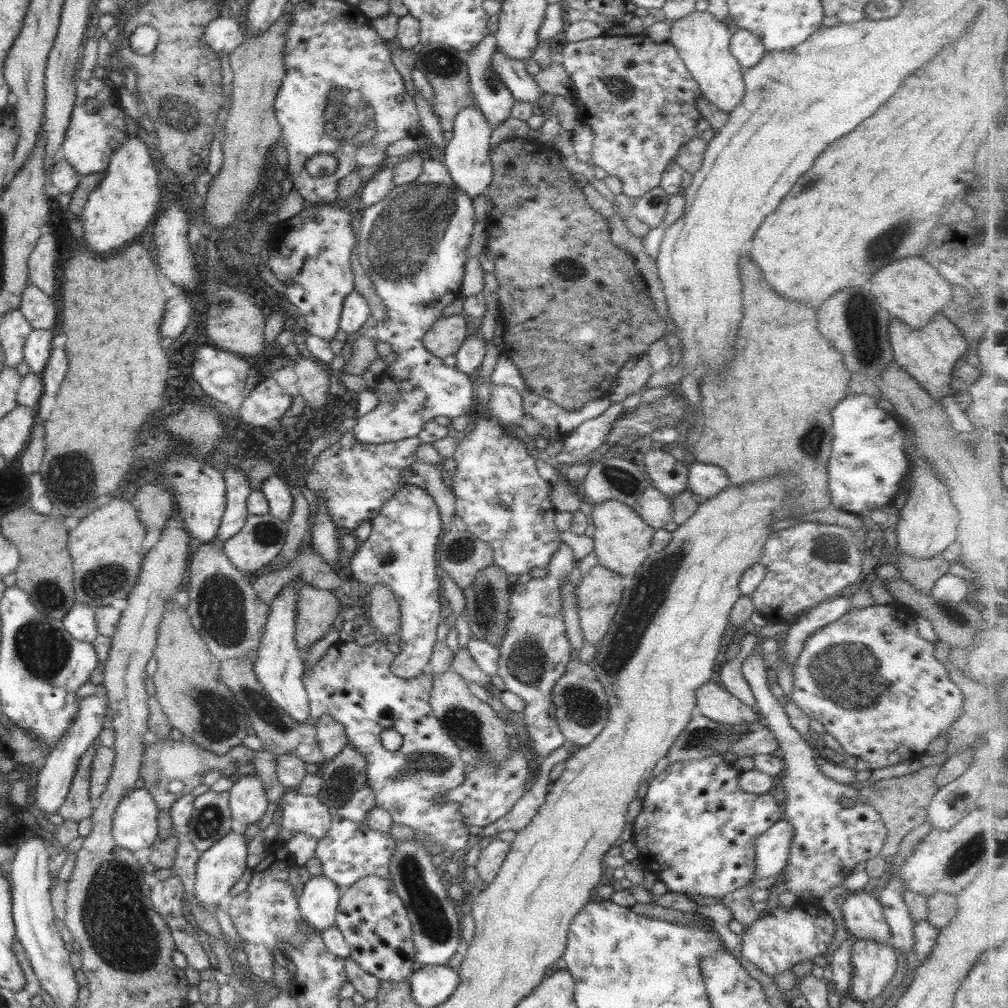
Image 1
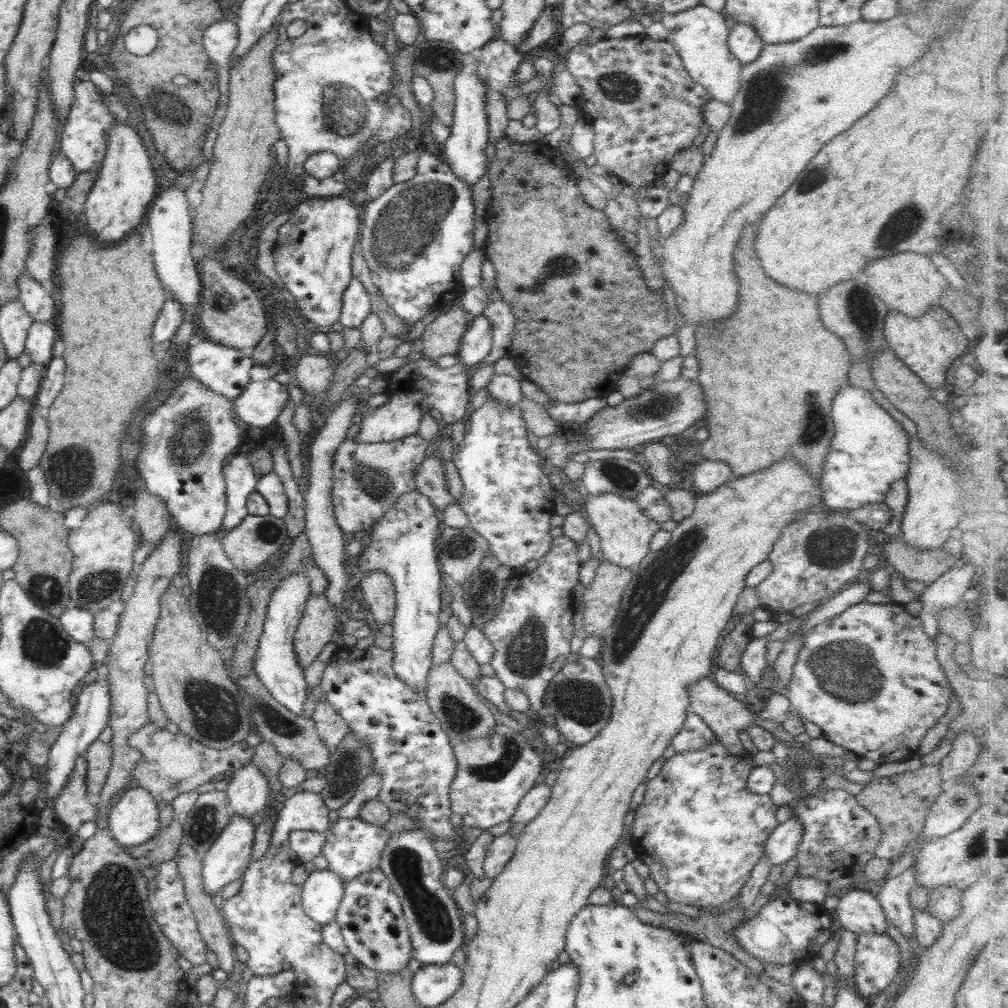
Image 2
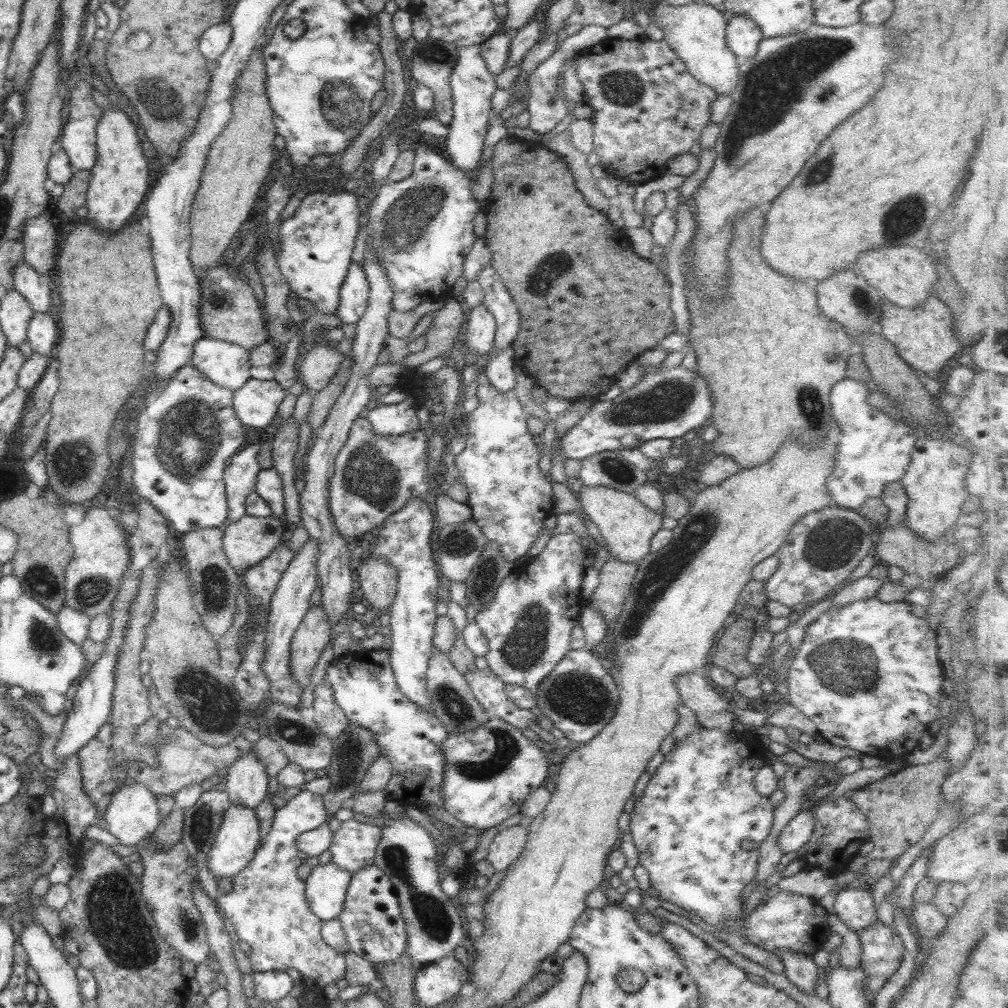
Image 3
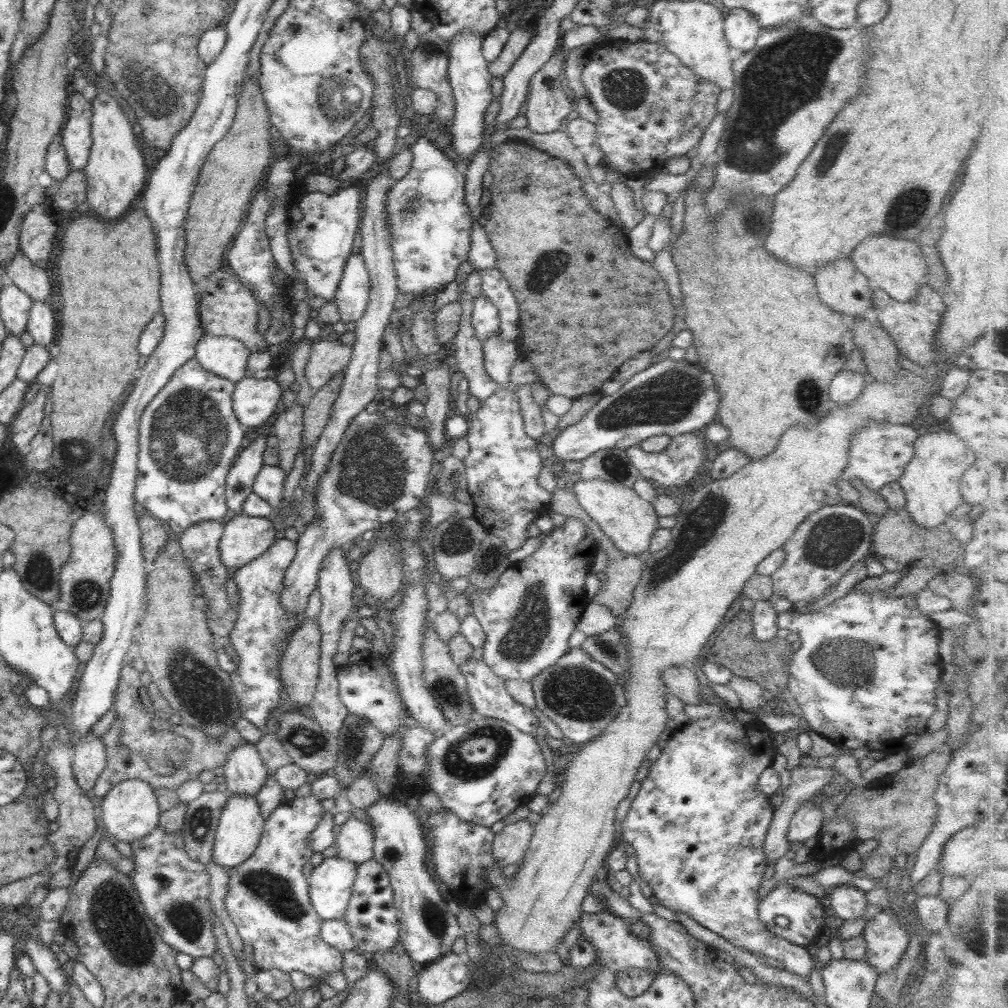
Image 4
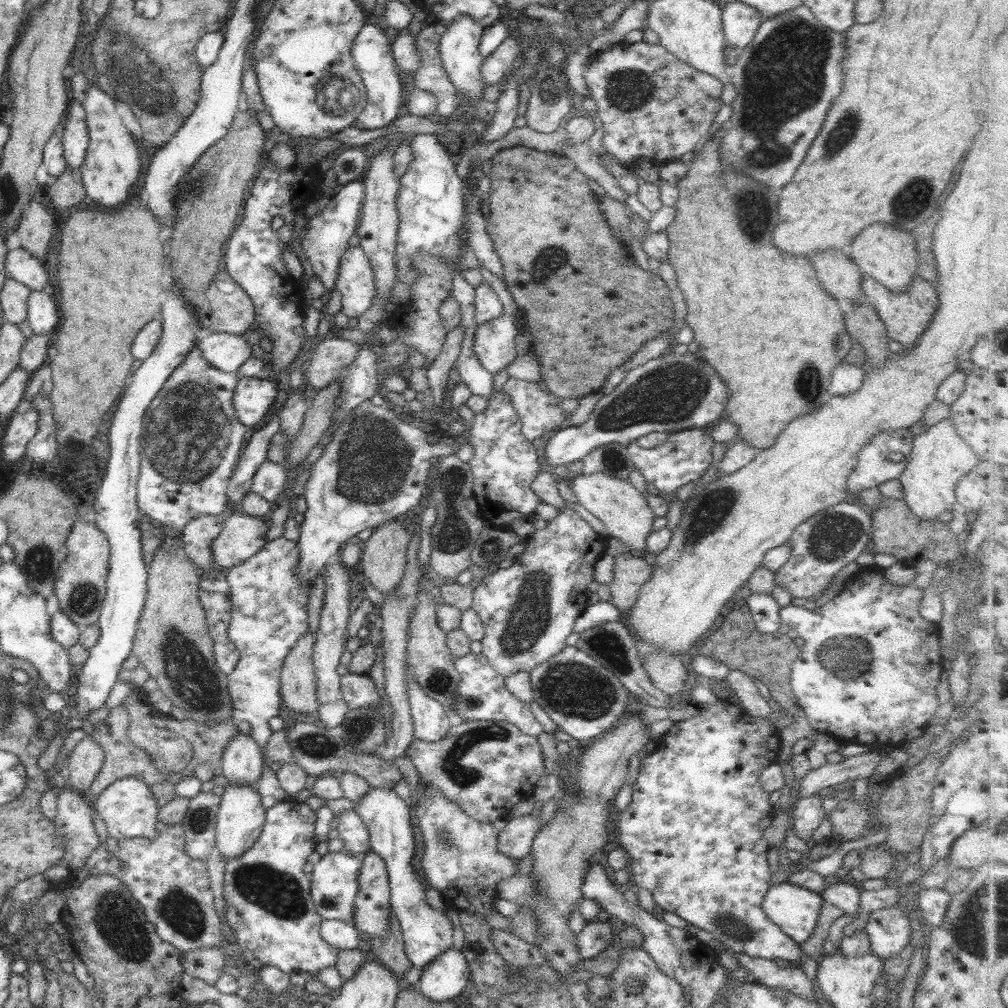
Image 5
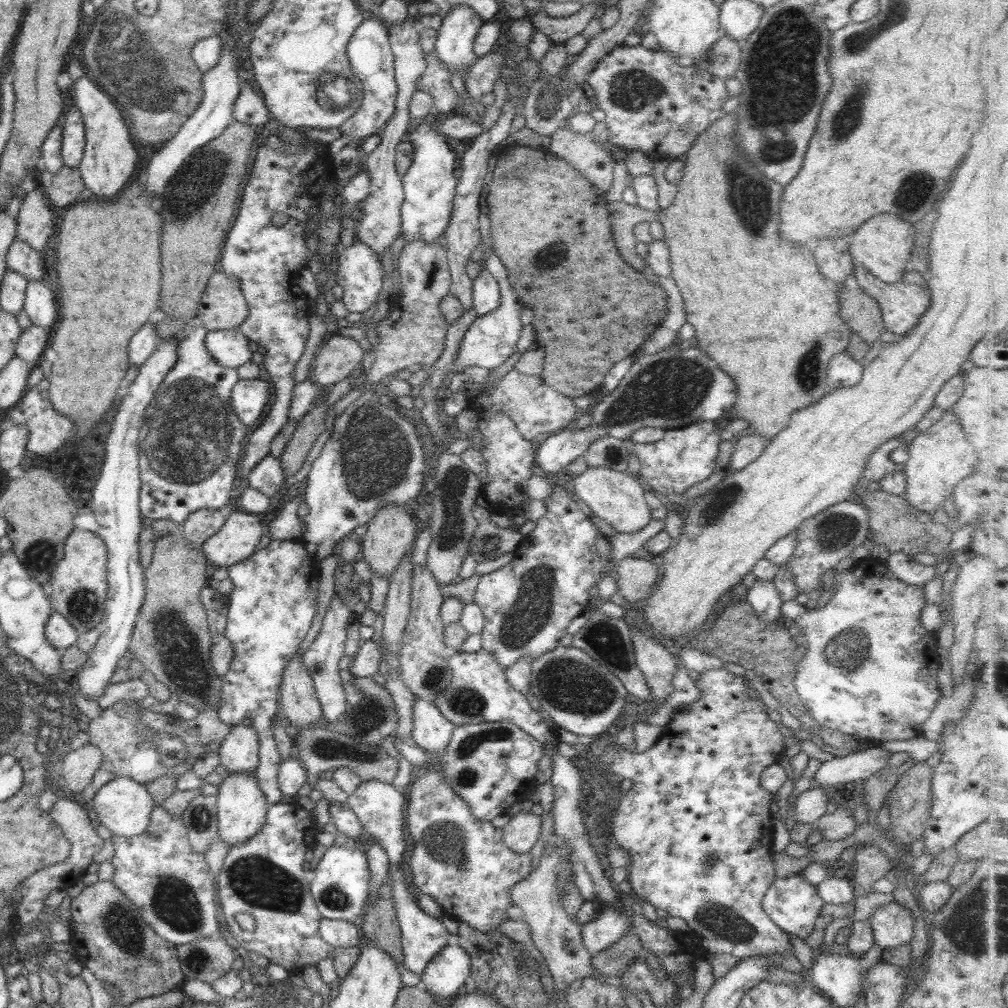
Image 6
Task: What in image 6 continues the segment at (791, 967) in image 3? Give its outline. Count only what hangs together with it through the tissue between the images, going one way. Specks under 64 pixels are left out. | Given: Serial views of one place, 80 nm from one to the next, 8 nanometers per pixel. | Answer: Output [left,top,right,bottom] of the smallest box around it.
[602,668,792,959]

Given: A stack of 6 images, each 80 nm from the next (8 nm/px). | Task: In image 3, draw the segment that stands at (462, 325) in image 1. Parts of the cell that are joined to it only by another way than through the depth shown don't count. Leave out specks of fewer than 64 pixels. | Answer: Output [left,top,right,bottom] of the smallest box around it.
[404,298,466,368]

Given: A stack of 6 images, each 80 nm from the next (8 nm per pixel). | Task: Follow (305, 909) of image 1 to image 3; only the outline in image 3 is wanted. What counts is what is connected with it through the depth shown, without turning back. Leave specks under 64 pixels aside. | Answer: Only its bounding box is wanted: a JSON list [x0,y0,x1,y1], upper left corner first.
[306,861,351,921]

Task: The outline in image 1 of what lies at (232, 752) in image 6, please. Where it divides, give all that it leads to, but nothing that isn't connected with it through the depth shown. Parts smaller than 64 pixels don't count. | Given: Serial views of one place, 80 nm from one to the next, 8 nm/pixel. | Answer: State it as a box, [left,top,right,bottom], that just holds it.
[227,774,269,827]

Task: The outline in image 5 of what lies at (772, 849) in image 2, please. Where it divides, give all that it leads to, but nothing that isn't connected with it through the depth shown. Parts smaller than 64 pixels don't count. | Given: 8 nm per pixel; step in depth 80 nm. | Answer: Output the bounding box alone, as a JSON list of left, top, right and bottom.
[794,795,826,843]

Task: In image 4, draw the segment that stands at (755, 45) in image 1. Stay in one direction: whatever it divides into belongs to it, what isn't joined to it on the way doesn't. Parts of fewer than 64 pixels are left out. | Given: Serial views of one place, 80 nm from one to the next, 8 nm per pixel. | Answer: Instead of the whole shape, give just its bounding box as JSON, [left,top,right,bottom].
[724,8,762,50]

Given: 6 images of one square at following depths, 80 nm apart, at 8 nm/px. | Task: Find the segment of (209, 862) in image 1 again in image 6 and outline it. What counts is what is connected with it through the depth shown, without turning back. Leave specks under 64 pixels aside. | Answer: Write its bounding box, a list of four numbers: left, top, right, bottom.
[217,773,268,847]

